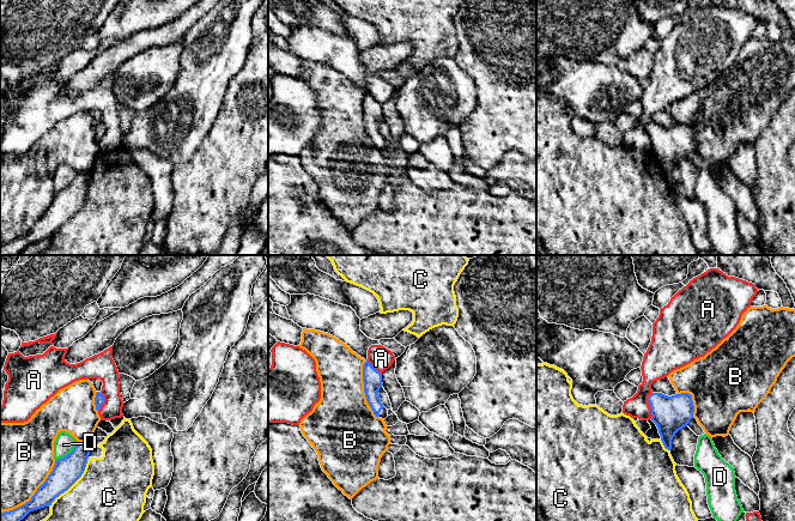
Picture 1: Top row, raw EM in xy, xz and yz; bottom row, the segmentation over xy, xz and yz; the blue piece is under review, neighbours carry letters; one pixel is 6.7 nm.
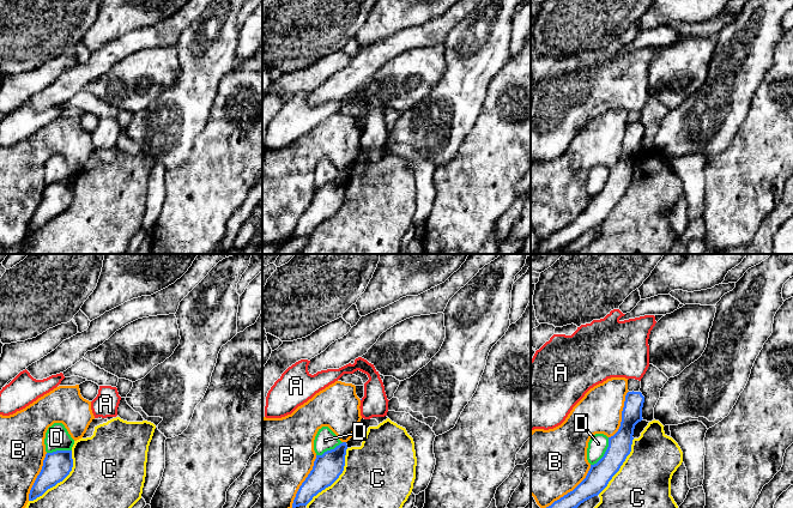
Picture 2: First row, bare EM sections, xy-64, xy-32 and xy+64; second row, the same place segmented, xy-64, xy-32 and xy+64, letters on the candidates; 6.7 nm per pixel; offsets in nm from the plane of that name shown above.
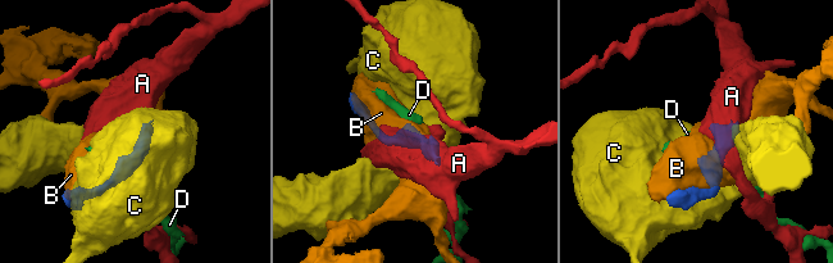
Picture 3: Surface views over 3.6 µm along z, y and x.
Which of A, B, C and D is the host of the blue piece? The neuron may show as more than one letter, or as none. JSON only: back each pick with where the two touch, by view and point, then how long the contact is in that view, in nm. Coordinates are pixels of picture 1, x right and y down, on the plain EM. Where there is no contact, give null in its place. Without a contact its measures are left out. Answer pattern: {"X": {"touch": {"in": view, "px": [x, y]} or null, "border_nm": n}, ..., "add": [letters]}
{"add": []}

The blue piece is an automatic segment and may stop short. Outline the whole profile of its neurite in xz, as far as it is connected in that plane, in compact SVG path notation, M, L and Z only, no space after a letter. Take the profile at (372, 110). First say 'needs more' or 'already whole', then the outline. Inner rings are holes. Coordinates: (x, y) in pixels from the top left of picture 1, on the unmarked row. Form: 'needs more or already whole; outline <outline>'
needs more; outline M368 92L363 97L363 114L366 133L374 146L382 151L388 149L388 141L383 138L380 131L378 122L383 117L382 105L377 103Z

